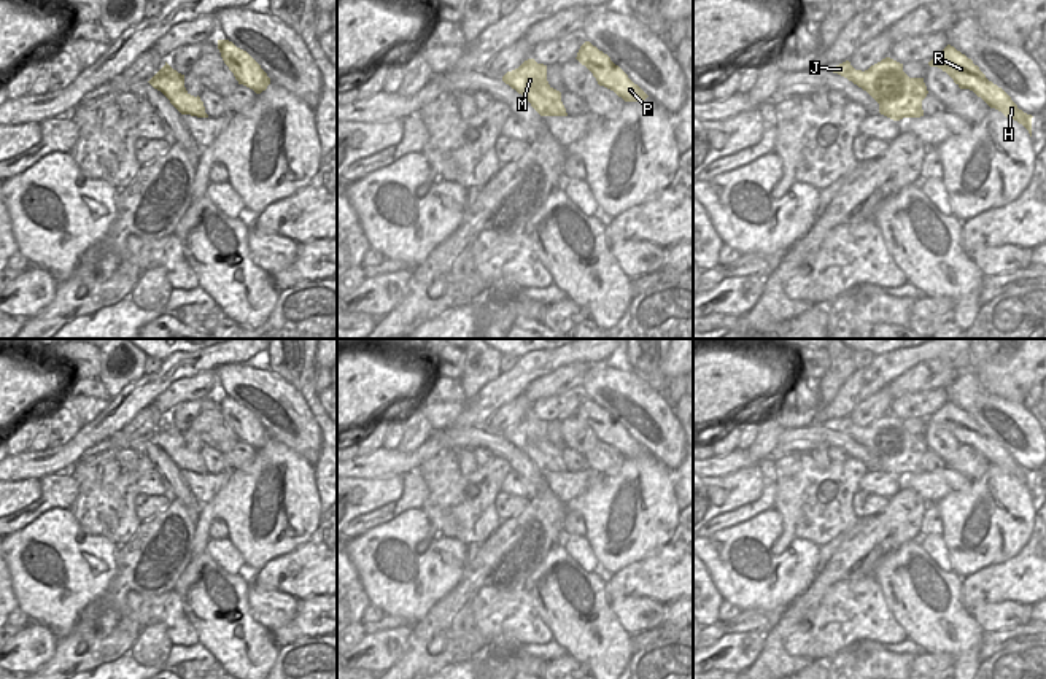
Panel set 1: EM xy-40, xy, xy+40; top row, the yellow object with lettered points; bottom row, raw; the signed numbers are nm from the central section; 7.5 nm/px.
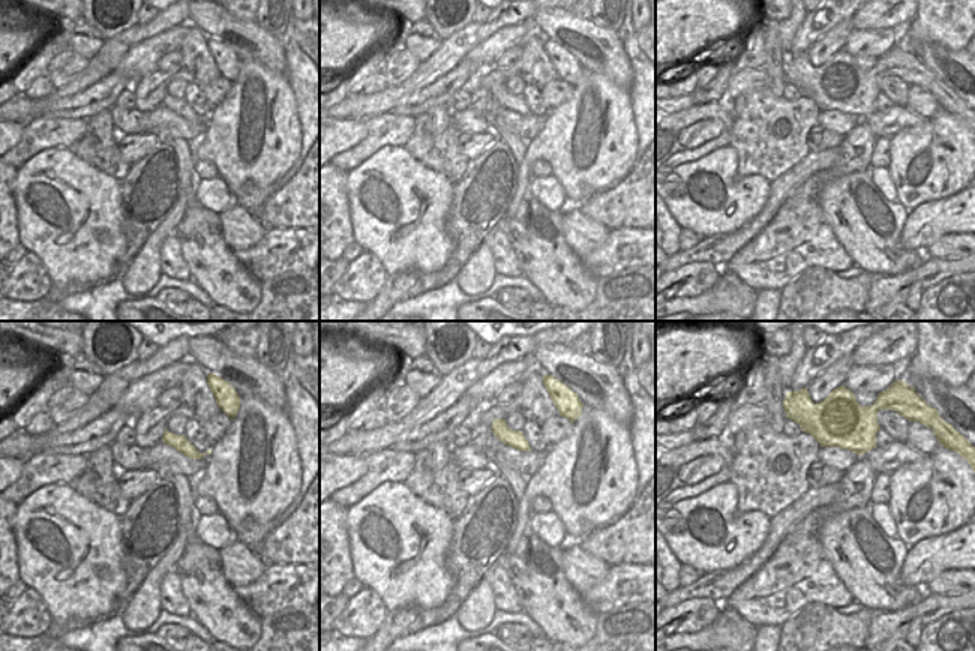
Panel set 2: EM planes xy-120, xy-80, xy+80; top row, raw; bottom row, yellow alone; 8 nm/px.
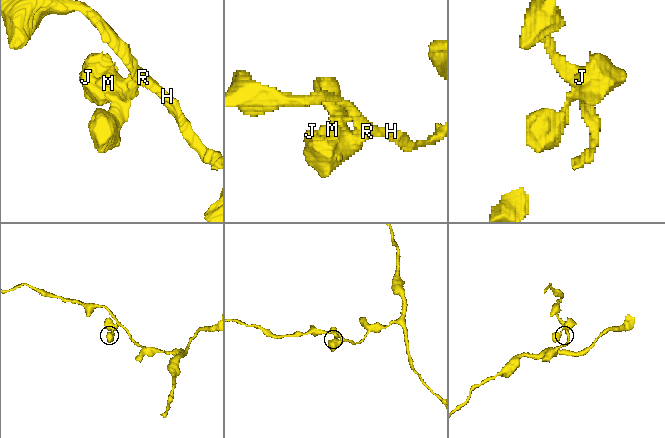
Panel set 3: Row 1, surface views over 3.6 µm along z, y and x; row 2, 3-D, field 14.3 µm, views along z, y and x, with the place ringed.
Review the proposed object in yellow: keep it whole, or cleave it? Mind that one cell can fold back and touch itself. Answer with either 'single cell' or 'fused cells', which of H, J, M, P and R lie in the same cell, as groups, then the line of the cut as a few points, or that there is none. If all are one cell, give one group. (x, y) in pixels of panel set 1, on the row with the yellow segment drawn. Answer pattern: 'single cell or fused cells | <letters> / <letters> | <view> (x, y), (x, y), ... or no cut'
single cell | H J M P R | no cut

